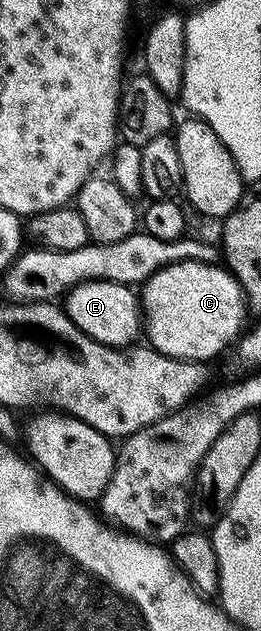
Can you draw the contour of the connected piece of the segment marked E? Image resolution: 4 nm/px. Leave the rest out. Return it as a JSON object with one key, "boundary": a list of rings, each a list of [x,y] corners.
{"boundary":[[[83,281],[67,290],[65,310],[76,327],[97,343],[127,347],[135,341],[134,337],[141,333],[141,301],[130,285],[112,281]]]}

